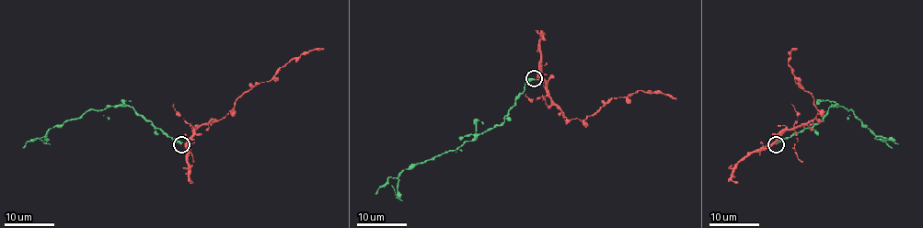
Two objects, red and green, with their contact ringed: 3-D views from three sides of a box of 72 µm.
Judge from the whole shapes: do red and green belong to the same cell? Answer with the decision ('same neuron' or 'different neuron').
different neuron

